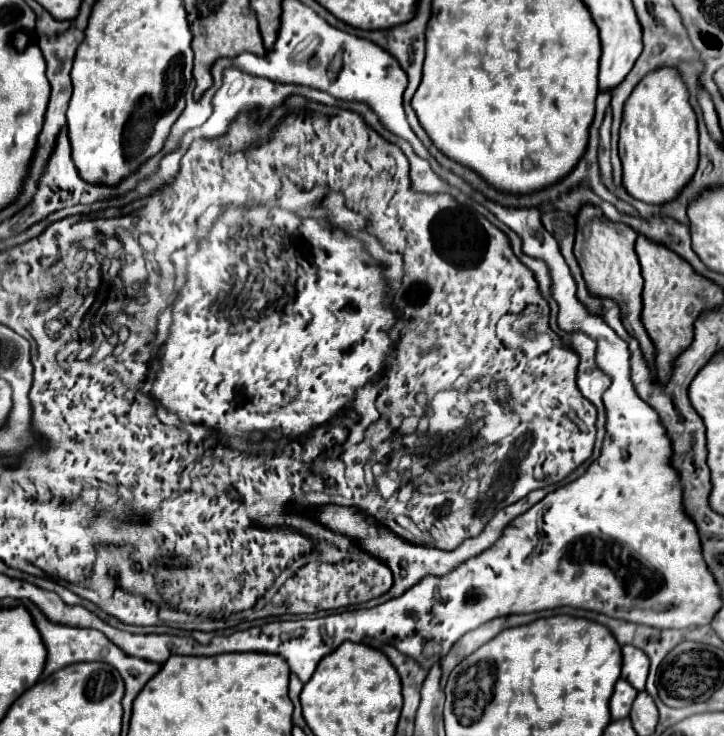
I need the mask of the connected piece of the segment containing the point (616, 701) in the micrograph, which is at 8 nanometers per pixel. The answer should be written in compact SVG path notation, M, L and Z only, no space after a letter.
M618 680L616 686L614 686L614 694L610 698L610 714L612 714L612 720L620 720L620 718L626 718L630 714L630 708L634 704L634 698L636 698L638 690L632 688L626 680Z

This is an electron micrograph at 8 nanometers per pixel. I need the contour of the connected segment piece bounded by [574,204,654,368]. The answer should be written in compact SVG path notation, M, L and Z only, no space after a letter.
M584 204L578 214L576 214L576 242L574 242L574 256L578 258L578 264L582 268L584 280L596 296L608 296L614 298L622 310L622 322L626 330L638 338L644 358L648 360L650 368L654 368L654 346L650 344L650 338L646 336L646 330L642 328L640 314L642 314L642 276L640 276L640 264L638 256L634 252L634 242L636 242L636 230L622 224L622 222L612 222L608 220L598 206Z

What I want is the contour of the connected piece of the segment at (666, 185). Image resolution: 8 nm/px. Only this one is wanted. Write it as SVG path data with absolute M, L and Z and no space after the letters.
M662 66L648 72L624 104L618 152L624 168L624 188L648 204L674 200L690 182L698 166L698 128L690 106L690 92L680 72Z

